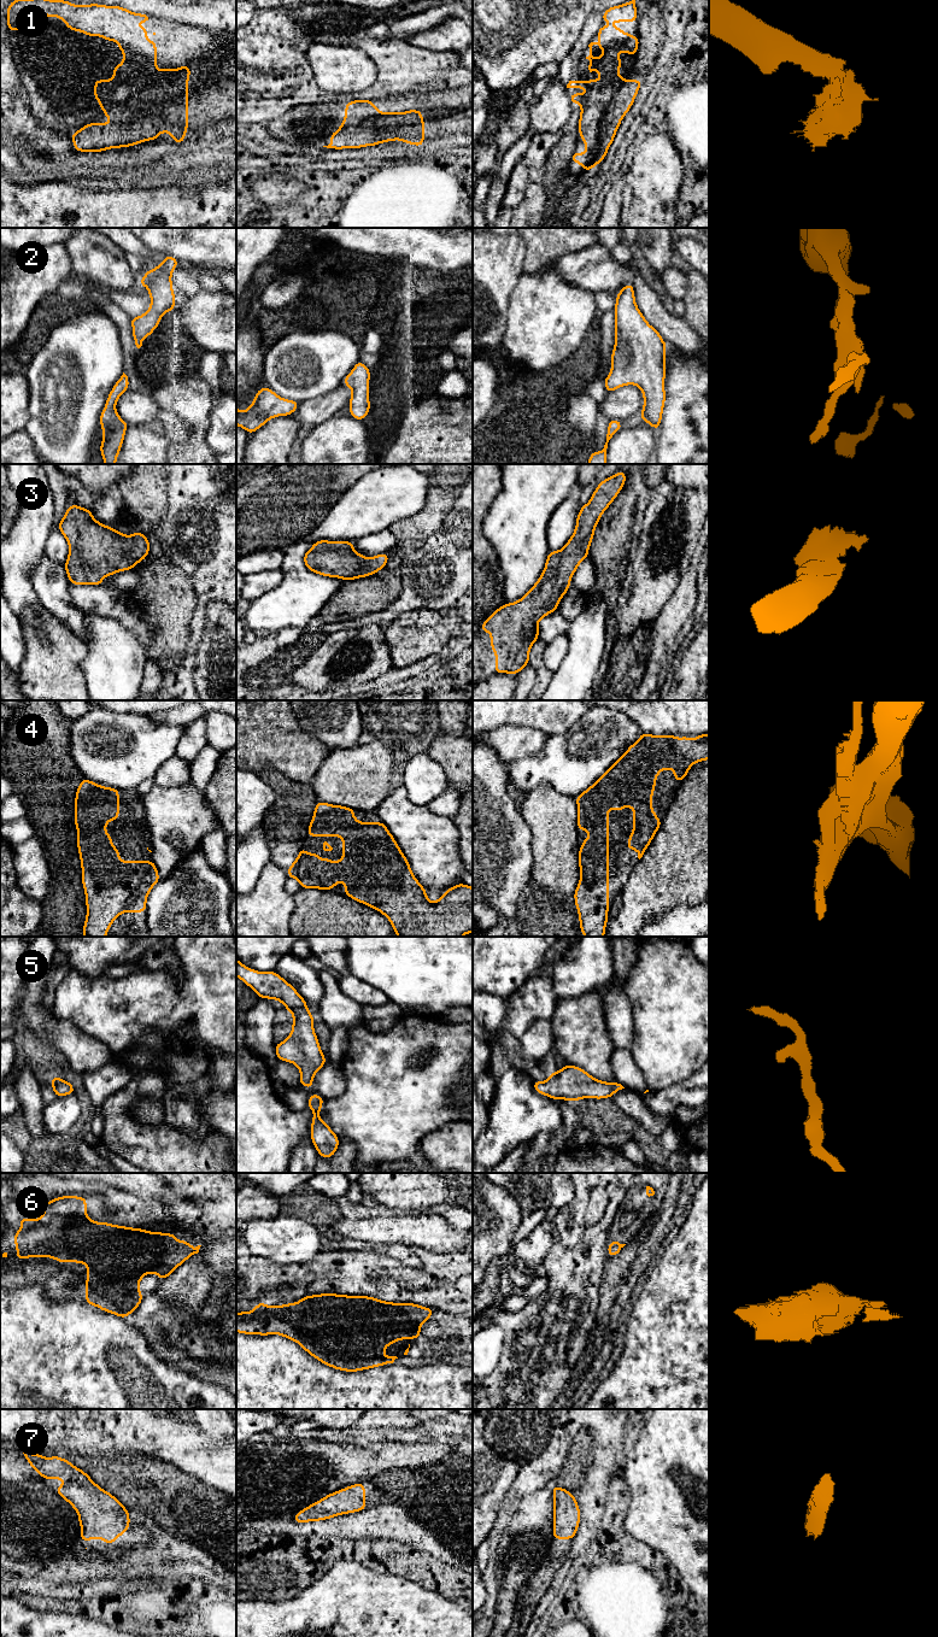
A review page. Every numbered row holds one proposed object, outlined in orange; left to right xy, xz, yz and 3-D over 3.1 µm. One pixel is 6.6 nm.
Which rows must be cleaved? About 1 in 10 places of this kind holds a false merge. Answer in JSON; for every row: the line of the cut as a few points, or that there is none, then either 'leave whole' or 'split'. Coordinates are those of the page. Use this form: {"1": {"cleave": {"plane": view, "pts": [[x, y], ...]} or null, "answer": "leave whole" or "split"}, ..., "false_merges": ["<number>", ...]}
{"1": {"cleave": {"plane": "xy", "pts": [[187, 81], [179, 119], [145, 94], [113, 119]]}, "answer": "split"}, "2": {"cleave": null, "answer": "leave whole"}, "3": {"cleave": null, "answer": "leave whole"}, "4": {"cleave": null, "answer": "leave whole"}, "5": {"cleave": null, "answer": "leave whole"}, "6": {"cleave": null, "answer": "leave whole"}, "7": {"cleave": null, "answer": "leave whole"}, "false_merges": ["1"]}

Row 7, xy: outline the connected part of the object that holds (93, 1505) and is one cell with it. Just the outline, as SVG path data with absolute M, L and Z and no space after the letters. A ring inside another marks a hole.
M29 1451L23 1454L45 1480L65 1480L55 1492L77 1512L82 1530L81 1543L98 1538L104 1539L106 1544L115 1544L115 1539L129 1530L130 1513L113 1495L95 1484L86 1472L57 1455L45 1457Z

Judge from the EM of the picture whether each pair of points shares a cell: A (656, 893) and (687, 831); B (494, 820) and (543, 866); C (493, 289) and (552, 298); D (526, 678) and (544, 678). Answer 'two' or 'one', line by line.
A: one
B: two
C: two
D: two

